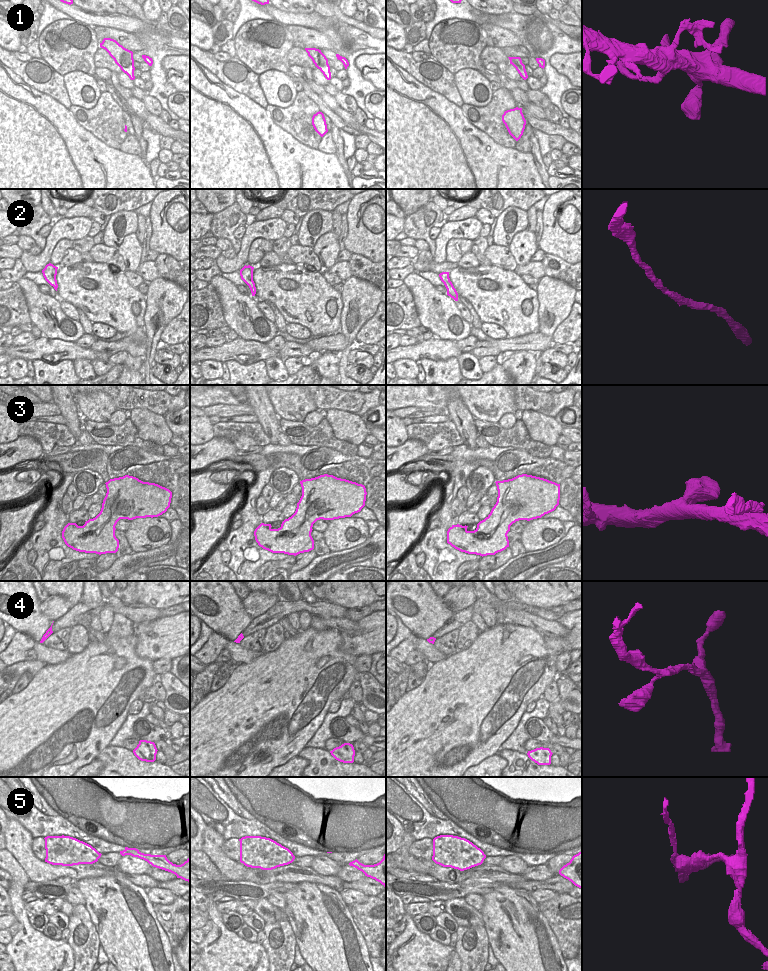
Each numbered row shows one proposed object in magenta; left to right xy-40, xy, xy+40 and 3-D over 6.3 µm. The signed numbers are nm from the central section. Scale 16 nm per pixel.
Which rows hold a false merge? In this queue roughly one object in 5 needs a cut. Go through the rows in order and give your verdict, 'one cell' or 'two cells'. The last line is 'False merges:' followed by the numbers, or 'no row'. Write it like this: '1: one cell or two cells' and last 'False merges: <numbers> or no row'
1: one cell
2: one cell
3: one cell
4: one cell
5: two cells
False merges: 5

